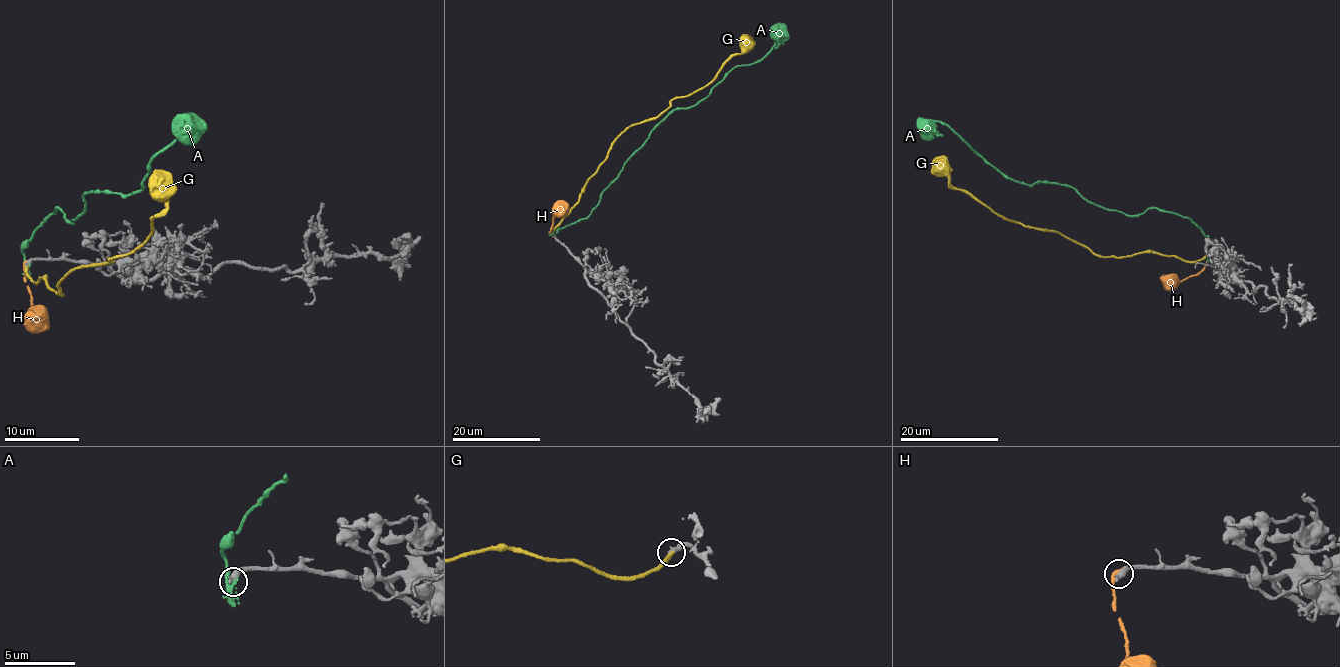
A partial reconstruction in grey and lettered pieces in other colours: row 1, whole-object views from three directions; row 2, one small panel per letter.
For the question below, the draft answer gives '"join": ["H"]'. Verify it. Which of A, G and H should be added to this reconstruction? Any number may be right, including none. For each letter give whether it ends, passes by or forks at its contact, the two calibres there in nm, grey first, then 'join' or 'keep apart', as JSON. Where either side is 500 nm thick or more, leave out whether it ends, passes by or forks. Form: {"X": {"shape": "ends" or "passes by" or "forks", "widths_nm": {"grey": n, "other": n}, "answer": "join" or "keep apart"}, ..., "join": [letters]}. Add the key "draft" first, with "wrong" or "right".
{"draft": "wrong", "A": {"shape": "passes by", "widths_nm": {"grey": 400, "other": 220}, "answer": "keep apart"}, "G": {"shape": "ends", "widths_nm": {"grey": 280, "other": 360}, "answer": "join"}, "H": {"shape": "ends", "widths_nm": {"grey": 440, "other": 360}, "answer": "keep apart"}, "join": ["G"]}

